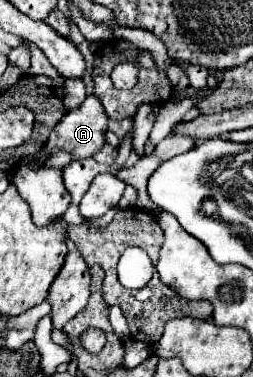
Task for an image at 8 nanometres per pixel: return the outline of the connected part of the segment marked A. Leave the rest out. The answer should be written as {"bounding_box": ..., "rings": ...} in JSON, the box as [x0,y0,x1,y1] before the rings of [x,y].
{"bounding_box":[44,94,108,160],"rings":[[[92,94],[86,96],[84,106],[68,110],[60,122],[52,128],[44,150],[48,154],[56,150],[66,150],[74,160],[94,156],[106,142],[104,134],[108,132],[108,116],[100,100]]]}

